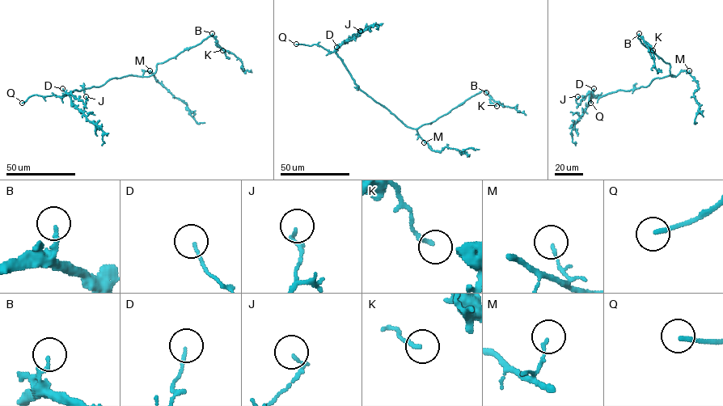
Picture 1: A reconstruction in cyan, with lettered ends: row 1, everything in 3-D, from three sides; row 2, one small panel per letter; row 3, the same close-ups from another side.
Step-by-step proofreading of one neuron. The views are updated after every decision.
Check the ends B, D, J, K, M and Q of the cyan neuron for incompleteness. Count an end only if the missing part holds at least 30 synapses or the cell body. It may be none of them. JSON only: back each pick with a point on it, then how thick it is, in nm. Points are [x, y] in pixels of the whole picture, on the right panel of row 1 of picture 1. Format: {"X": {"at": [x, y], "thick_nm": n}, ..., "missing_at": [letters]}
{"Q": {"at": [590, 103], "thick_nm": 200}, "missing_at": ["Q"]}

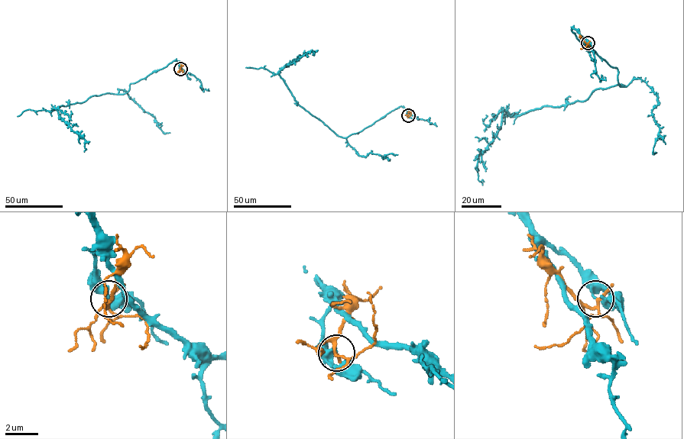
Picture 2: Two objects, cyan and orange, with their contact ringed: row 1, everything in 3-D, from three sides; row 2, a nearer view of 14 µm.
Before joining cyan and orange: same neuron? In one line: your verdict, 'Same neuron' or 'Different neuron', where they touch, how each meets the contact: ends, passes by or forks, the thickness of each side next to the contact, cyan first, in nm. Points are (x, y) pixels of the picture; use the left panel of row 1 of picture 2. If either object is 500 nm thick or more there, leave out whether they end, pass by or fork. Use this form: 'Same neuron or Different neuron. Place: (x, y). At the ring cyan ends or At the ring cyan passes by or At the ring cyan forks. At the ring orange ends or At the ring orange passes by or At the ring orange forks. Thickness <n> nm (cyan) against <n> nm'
Different neuron. Place: (180, 69). At the ring cyan ends. At the ring orange forks. Thickness 340 nm (cyan) against 130 nm

